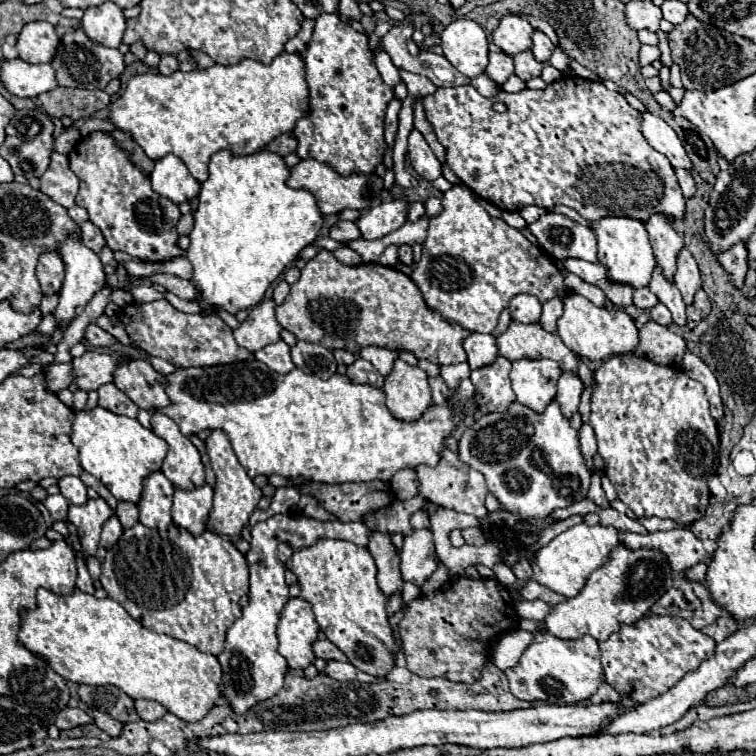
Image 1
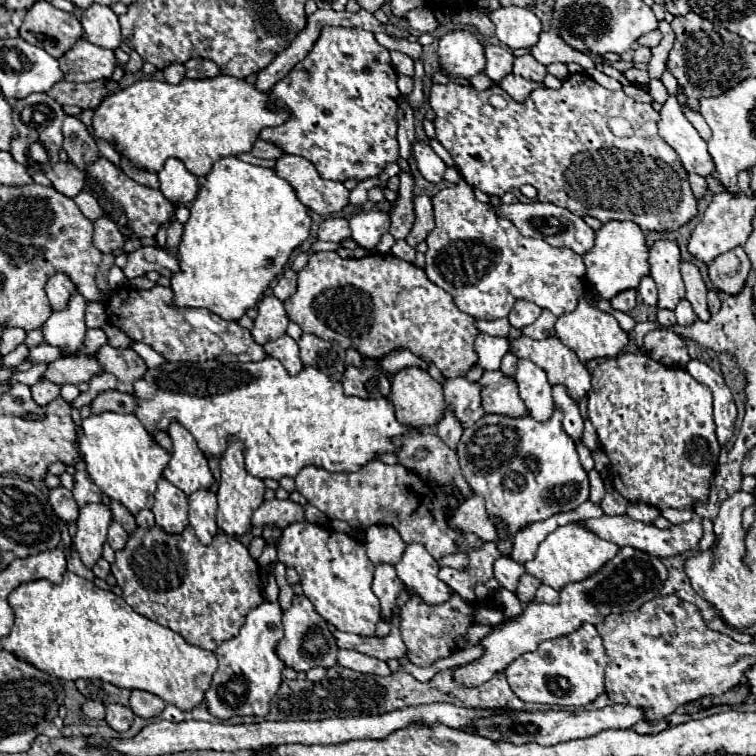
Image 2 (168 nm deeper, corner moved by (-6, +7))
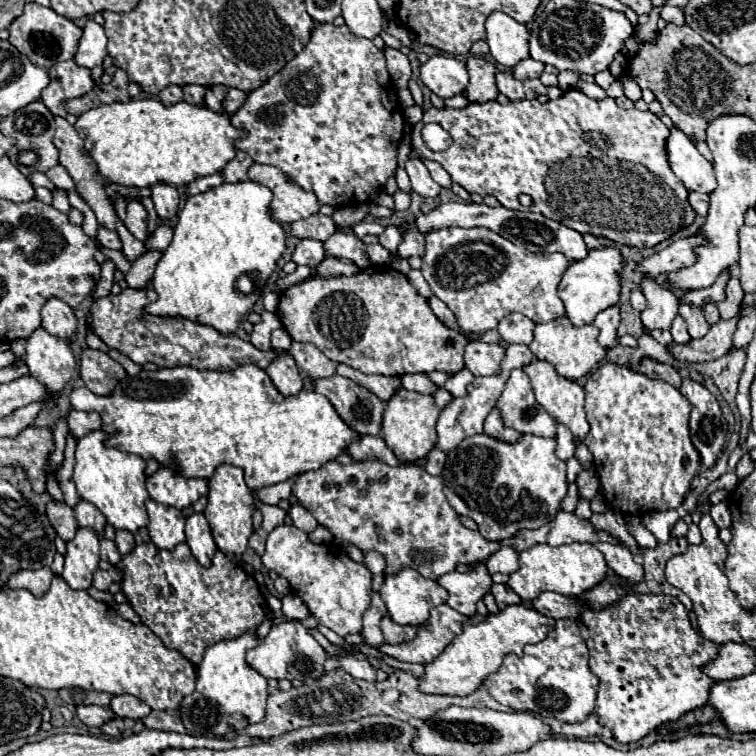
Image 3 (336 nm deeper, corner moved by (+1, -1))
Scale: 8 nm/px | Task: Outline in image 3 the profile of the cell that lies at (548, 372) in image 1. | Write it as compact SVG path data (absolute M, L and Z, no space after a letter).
M512 370L512 376L504 386L500 400L496 402L496 408L500 408L504 422L522 434L534 436L556 434L556 422L536 402L530 378L524 374L524 370Z

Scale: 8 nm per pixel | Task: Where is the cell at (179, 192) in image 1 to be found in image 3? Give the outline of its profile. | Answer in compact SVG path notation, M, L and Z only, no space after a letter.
M156 182L150 188L150 196L154 200L156 212L162 220L170 220L178 214L178 206L180 206L180 194L174 186L166 184L166 182Z

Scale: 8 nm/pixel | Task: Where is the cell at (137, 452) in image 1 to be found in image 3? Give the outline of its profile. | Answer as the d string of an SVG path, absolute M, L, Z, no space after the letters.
M100 428L94 432L88 432L84 438L78 440L76 446L76 466L74 466L74 482L76 490L82 500L92 502L112 524L116 530L130 530L136 532L138 528L148 524L148 514L144 500L148 498L146 492L146 462L140 456L126 454L118 448L106 446L108 434Z

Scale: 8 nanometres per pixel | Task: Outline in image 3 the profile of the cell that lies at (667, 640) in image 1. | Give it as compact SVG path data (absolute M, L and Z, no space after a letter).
M632 594L604 612L584 610L580 620L580 632L590 650L590 670L600 680L594 712L604 726L612 728L618 742L638 742L660 724L678 720L682 714L708 704L708 694L716 682L704 674L702 668L718 656L720 646L694 632L686 608L676 598L662 594Z

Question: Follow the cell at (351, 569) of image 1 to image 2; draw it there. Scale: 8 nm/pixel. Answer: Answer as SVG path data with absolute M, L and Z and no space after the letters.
M293 522L281 532L277 542L277 560L287 568L297 570L305 596L337 630L361 636L375 634L375 624L381 618L379 600L371 590L375 566L367 558L363 542L317 524Z

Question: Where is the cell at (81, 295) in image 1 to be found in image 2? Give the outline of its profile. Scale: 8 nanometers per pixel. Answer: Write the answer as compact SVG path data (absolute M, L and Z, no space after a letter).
M75 292L69 306L61 312L51 312L49 320L43 324L43 336L49 346L63 350L63 356L75 356L83 348L85 338L85 298Z

